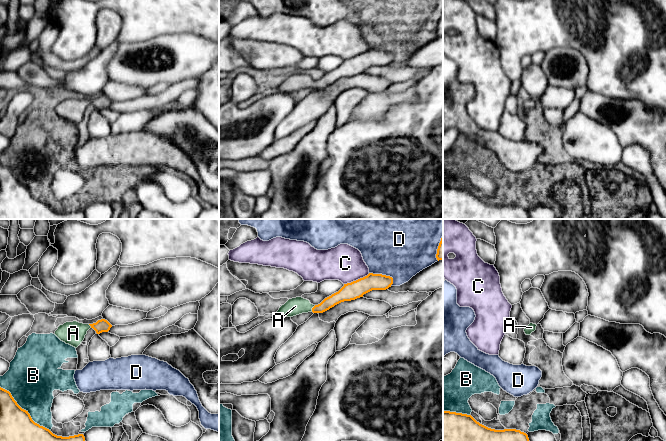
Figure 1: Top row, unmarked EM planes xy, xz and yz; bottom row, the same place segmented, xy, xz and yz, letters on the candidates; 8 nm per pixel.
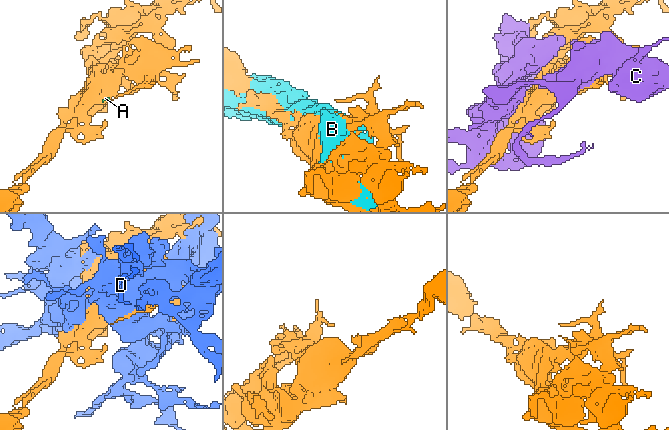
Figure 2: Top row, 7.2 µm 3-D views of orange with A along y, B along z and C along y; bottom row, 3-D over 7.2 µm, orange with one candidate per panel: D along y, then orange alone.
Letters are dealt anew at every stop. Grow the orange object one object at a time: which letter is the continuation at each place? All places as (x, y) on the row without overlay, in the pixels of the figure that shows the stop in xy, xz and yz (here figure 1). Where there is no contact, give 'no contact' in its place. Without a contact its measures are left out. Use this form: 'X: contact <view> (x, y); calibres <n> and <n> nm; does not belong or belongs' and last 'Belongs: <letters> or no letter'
A: contact xz (312, 84); calibres 90 and 140 nm; belongs
B: contact xy (23, 185); calibres 360 and 400 nm; does not belong
C: contact xz (356, 56); calibres 140 and 300 nm; does not belong
D: contact xz (383, 51); calibres 140 and 440 nm; does not belong
Belongs: A

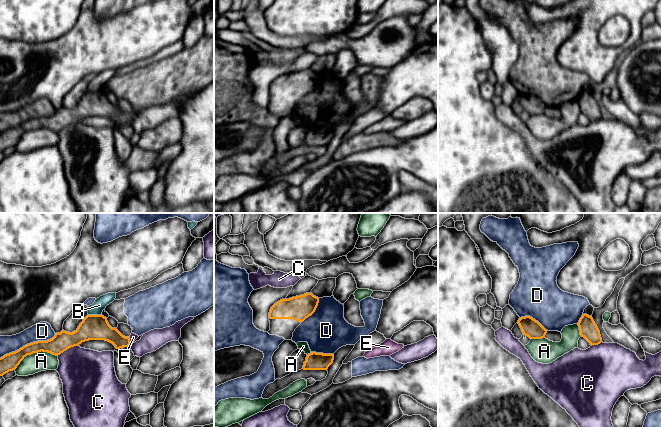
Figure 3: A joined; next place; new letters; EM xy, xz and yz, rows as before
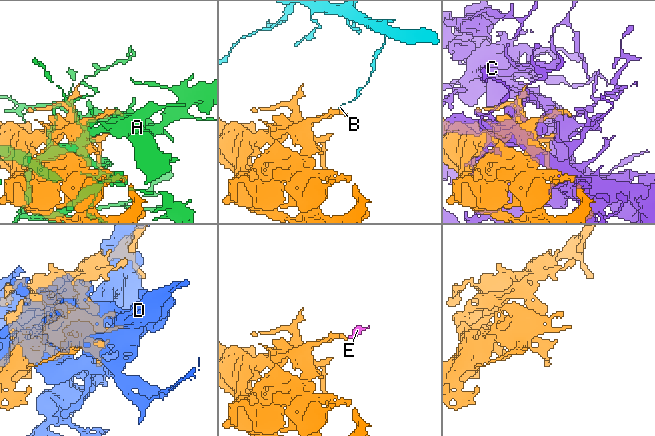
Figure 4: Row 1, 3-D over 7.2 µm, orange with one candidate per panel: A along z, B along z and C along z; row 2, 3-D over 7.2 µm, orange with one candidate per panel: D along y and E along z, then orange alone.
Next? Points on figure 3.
A: contact xy (35, 128); calibres 150 and 160 nm; does not belong
B: contact xy (94, 91); calibres 200 and 100 nm; does not belong
C: contact xy (67, 124); calibres 190 and 400 nm; does not belong
D: contact xy (28, 120); calibres 150 and 150 nm; does not belong
E: contact xy (129, 117); calibres 160 and 60 nm; belongs
Belongs: E

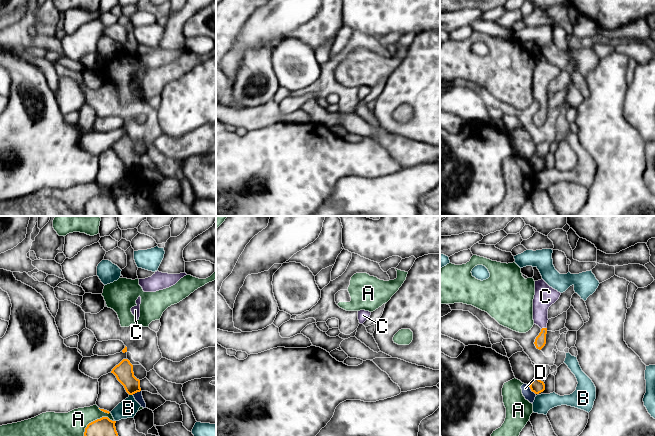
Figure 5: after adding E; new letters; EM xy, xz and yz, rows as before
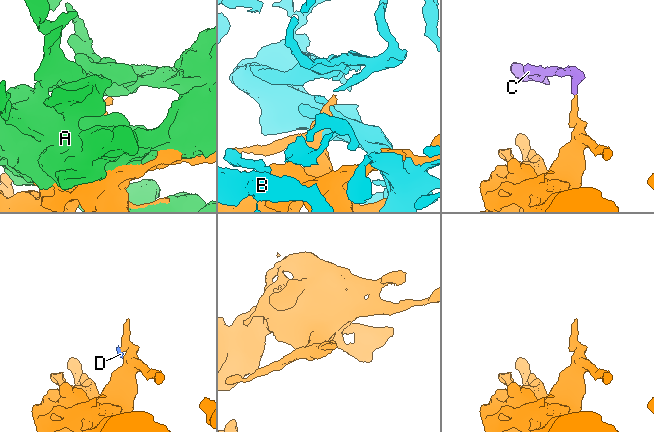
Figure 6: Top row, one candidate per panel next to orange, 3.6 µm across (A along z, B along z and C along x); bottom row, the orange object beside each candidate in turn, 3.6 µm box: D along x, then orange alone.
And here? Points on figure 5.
A: contact xy (93, 197); calibres 280 and 320 nm; does not belong
B: contact xy (131, 170); calibres 150 and 150 nm; does not belong
C: contact yz (543, 104); calibres 90 and 170 nm; belongs
D: contact yz (531, 166); calibres 120 and 80 nm; does not belong
Belongs: C

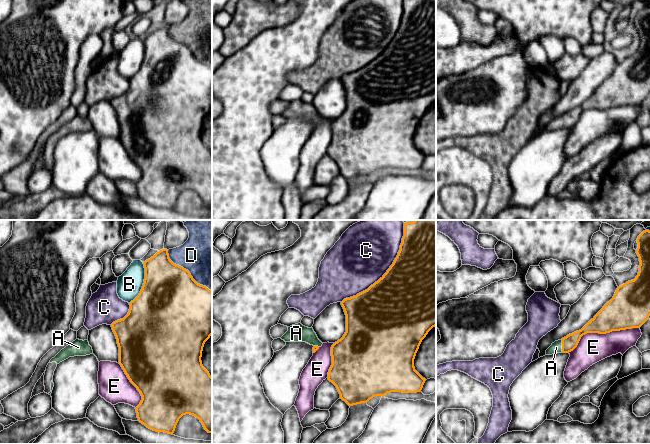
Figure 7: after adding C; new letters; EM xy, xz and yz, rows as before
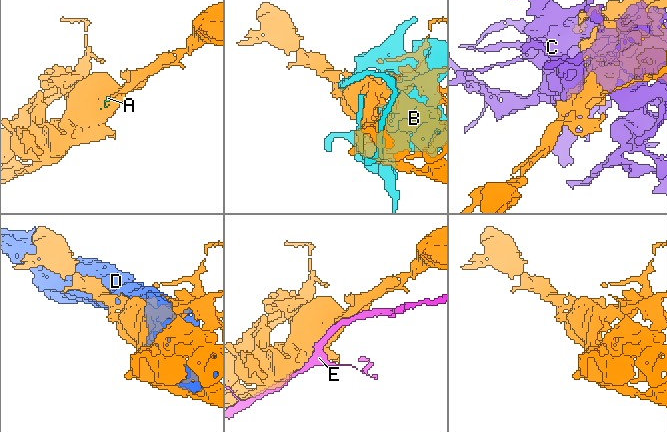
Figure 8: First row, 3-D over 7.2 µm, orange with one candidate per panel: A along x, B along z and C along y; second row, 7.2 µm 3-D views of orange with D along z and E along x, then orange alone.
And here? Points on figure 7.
A: contact yz (562, 122); calibres 120 and 90 nm; belongs
B: contact xy (143, 59); calibres 480 and 200 nm; does not belong
C: contact xz (387, 47); calibres 500 and 460 nm; does not belong
D: contact xy (187, 46); calibres 460 and 460 nm; does not belong
E: contact yz (601, 109); calibres 280 and 240 nm; does not belong
Belongs: A

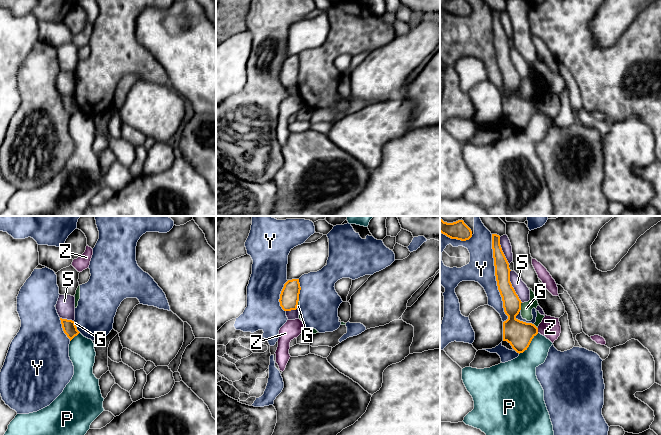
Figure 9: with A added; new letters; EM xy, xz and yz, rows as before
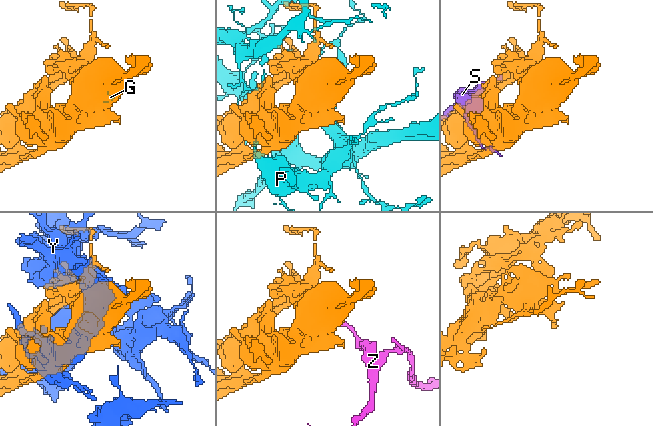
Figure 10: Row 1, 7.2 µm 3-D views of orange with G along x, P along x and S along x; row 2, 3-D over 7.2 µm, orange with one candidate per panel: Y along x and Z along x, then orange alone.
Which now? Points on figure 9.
G: contact yz (520, 82); calibres 220 and 100 nm; does not belong
P: contact yz (529, 120); calibres 220 and 260 nm; does not belong
S: contact yz (511, 62); calibres 140 and 110 nm; does not belong
Y: contact yz (496, 54); calibres 140 and 220 nm; does not belong
Z: contact yz (537, 106); calibres 220 and 160 nm; does not belong
Belongs: no letter

